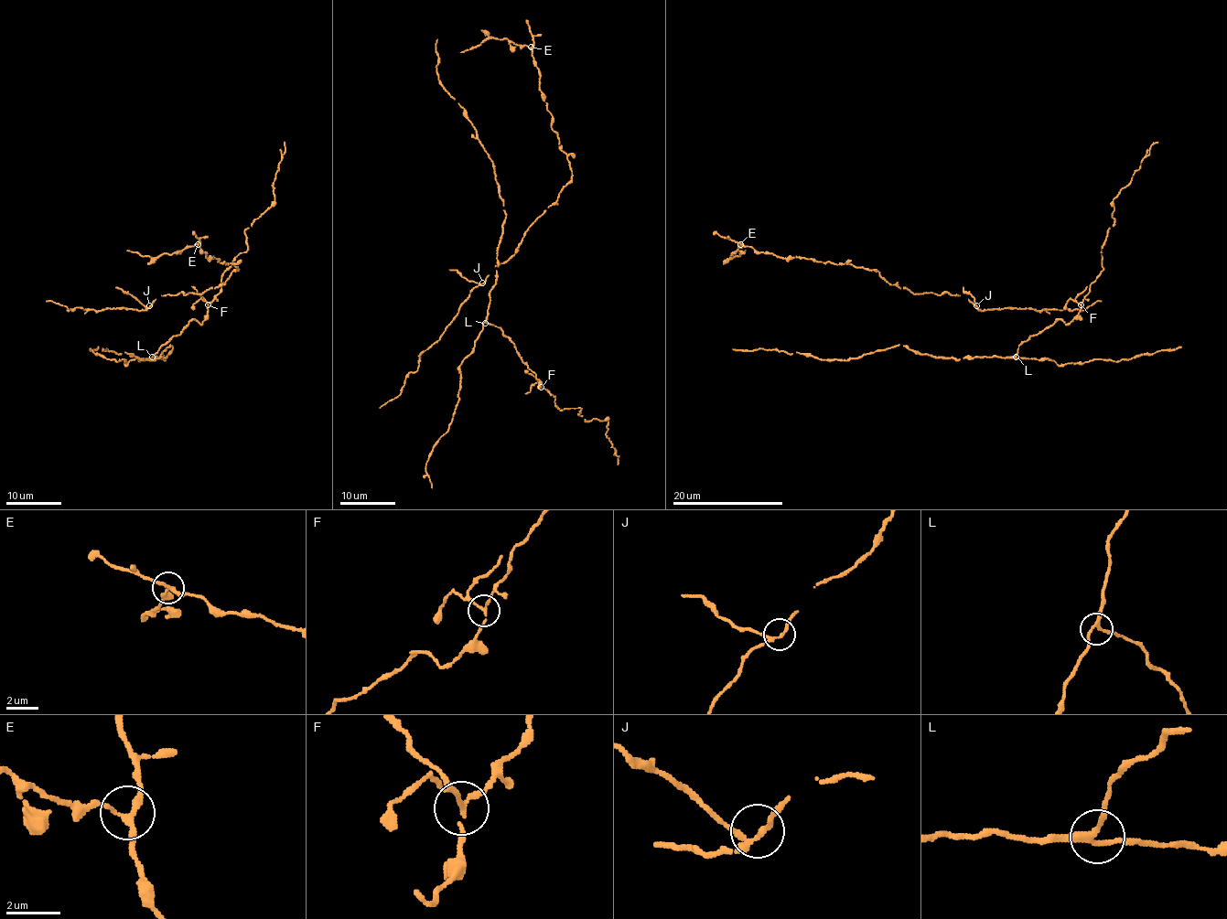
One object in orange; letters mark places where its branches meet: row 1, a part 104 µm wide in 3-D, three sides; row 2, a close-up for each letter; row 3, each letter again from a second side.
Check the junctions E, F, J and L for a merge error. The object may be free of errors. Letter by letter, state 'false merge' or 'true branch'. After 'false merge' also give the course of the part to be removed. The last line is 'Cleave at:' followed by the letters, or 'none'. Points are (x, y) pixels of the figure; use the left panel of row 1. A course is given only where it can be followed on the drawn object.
E: true branch
F: false merge; foreign part runs (207, 304), (192, 286)
J: true branch
L: true branch
Cleave at: F

